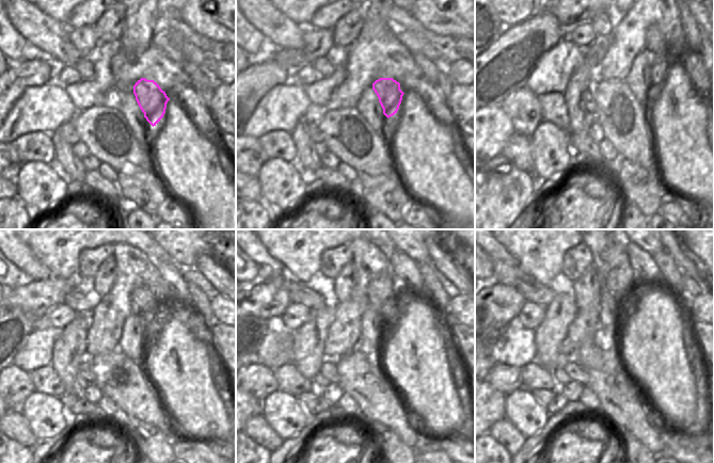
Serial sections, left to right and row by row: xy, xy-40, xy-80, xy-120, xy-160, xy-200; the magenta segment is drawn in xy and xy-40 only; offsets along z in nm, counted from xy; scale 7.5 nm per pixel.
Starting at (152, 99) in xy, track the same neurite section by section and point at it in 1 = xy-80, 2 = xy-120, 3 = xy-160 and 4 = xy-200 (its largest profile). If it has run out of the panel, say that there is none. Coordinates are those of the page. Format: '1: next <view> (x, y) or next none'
1: next xy-80 (629, 89)
2: next xy-120 (142, 299)
3: next xy-160 (380, 288)
4: next xy-200 (620, 282)

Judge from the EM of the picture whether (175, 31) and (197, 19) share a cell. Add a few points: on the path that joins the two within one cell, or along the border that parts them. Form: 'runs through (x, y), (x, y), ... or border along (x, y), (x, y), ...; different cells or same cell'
border along (180, 19), (196, 32), (209, 38); different cells

